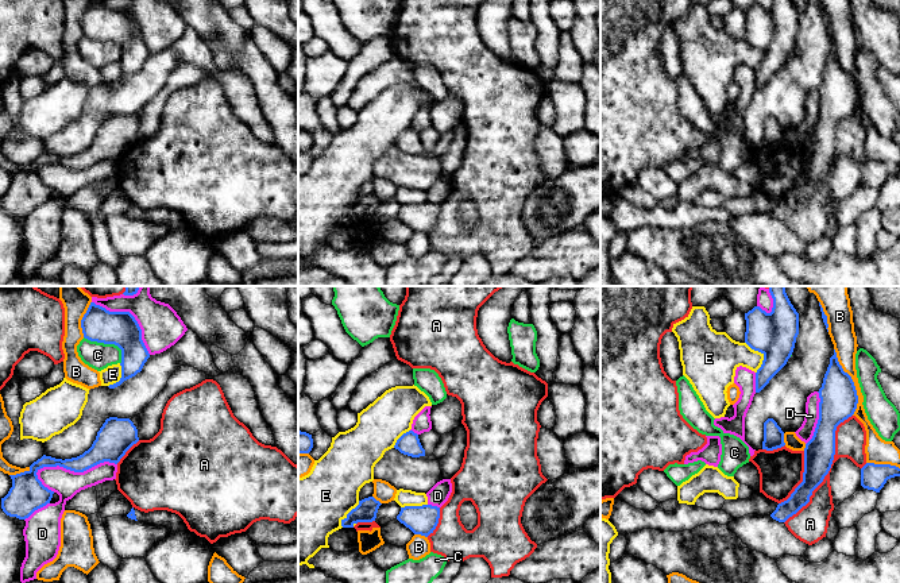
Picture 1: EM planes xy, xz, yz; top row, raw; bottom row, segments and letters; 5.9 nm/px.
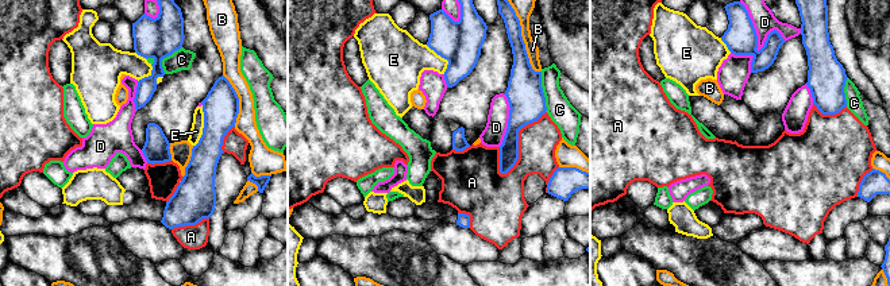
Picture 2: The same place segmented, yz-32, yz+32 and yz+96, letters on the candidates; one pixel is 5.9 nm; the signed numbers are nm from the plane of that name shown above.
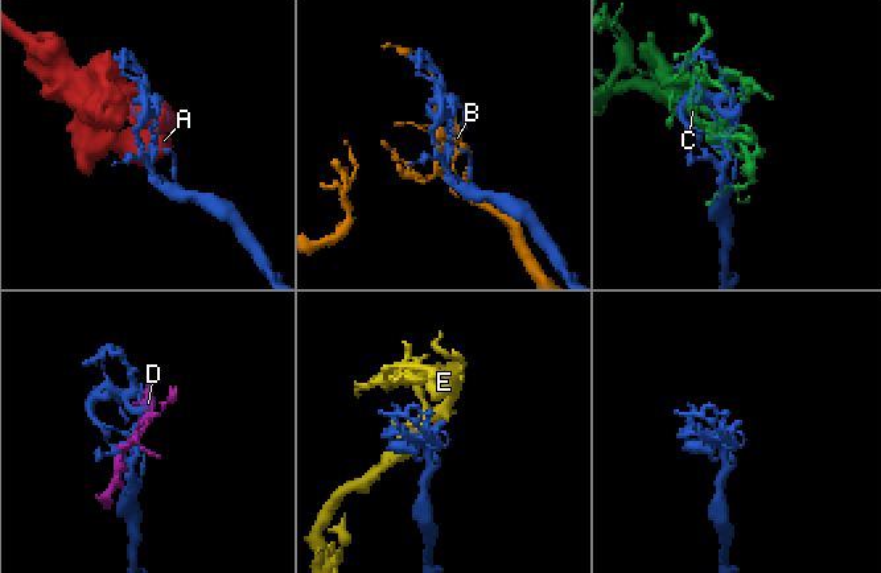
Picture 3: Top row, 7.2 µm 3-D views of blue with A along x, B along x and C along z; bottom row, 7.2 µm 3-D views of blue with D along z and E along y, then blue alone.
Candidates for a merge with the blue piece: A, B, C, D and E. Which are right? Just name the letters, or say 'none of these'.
none of these

